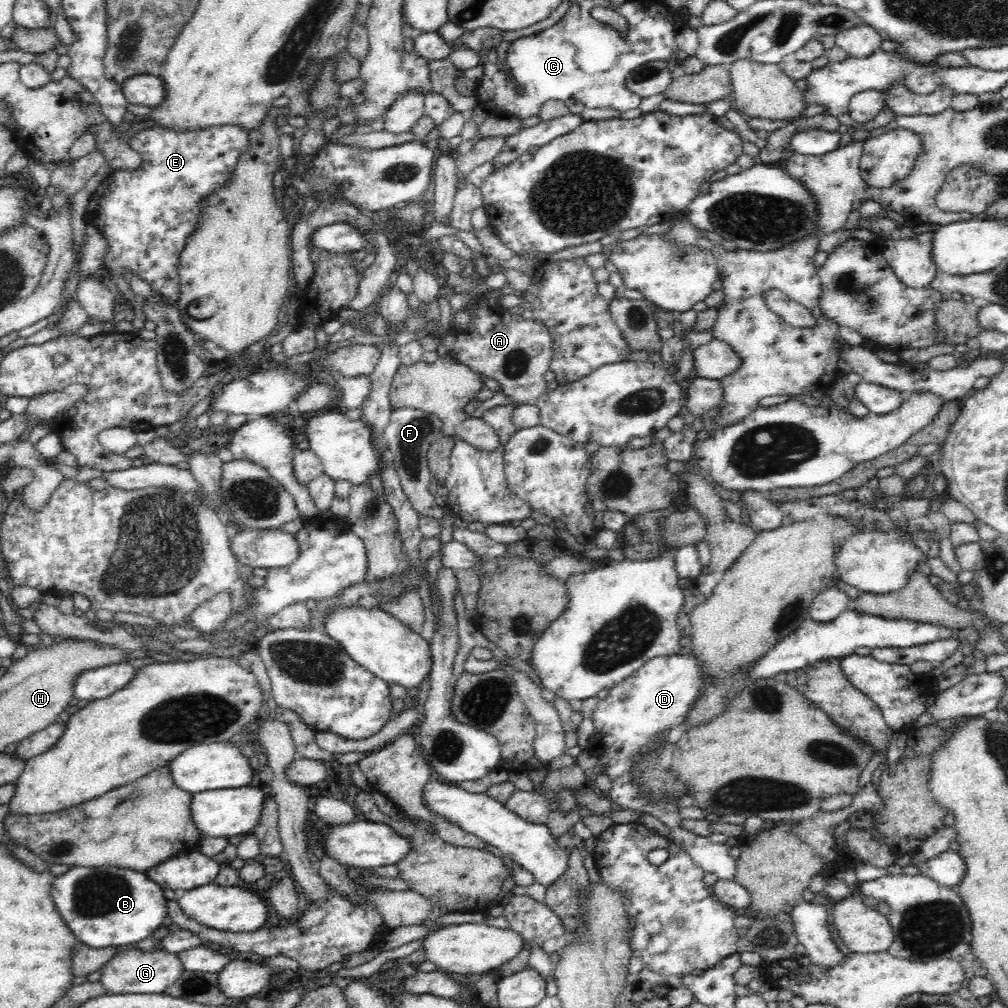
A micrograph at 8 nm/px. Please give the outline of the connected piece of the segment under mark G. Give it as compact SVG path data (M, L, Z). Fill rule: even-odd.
M128 947L125 951L120 949L99 971L99 983L105 987L108 994L160 994L164 993L167 986L184 970L178 954L164 950L144 953L138 947Z

